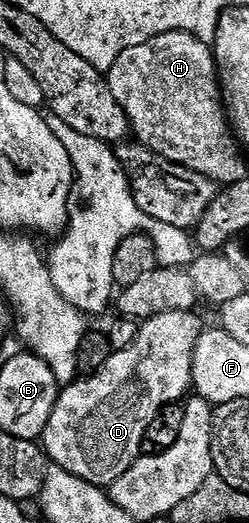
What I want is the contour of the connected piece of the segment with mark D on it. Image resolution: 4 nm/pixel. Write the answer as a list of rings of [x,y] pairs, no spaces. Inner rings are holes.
[[[188,309],[154,313],[149,321],[141,324],[134,343],[130,343],[130,347],[125,349],[115,350],[100,372],[63,386],[42,438],[42,448],[49,462],[70,471],[70,475],[78,475],[78,479],[86,479],[86,483],[111,487],[135,463],[136,458],[141,456],[146,427],[154,423],[158,411],[162,411],[167,405],[183,402],[189,396],[193,388],[194,347],[201,332],[202,324]]]

